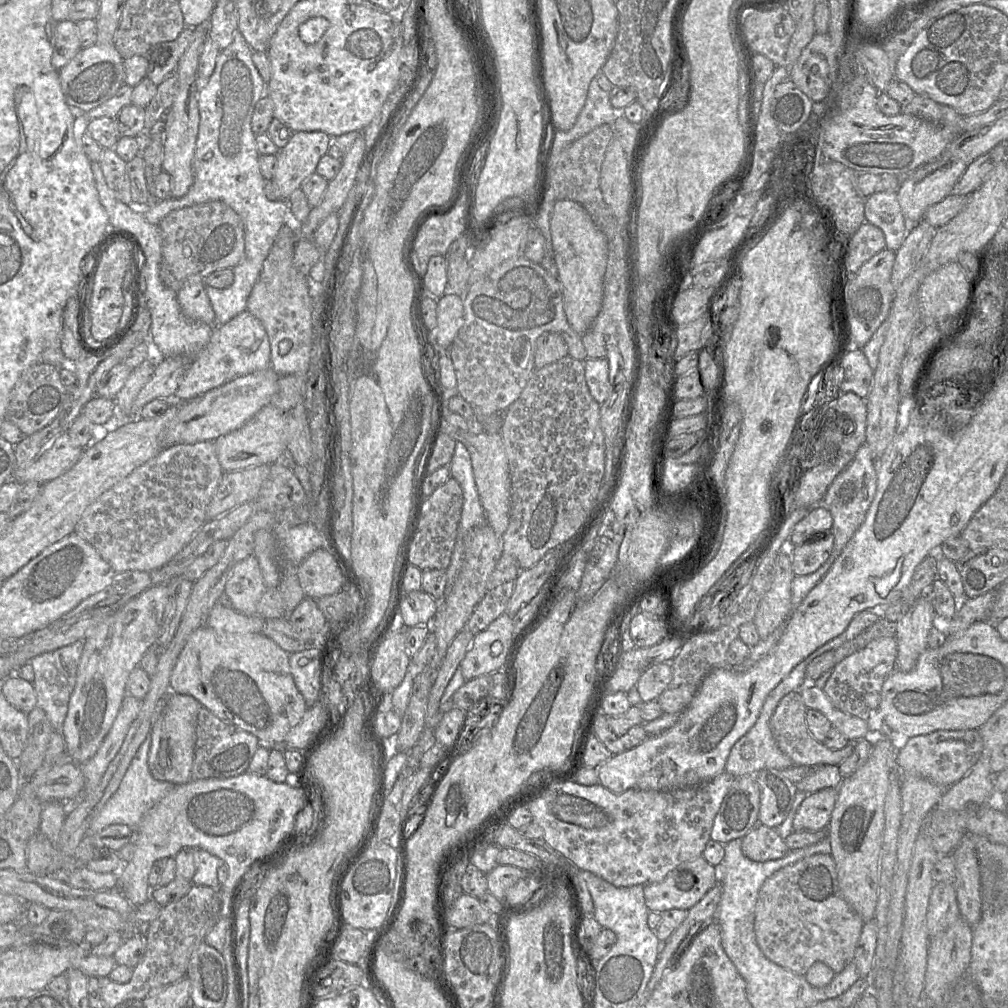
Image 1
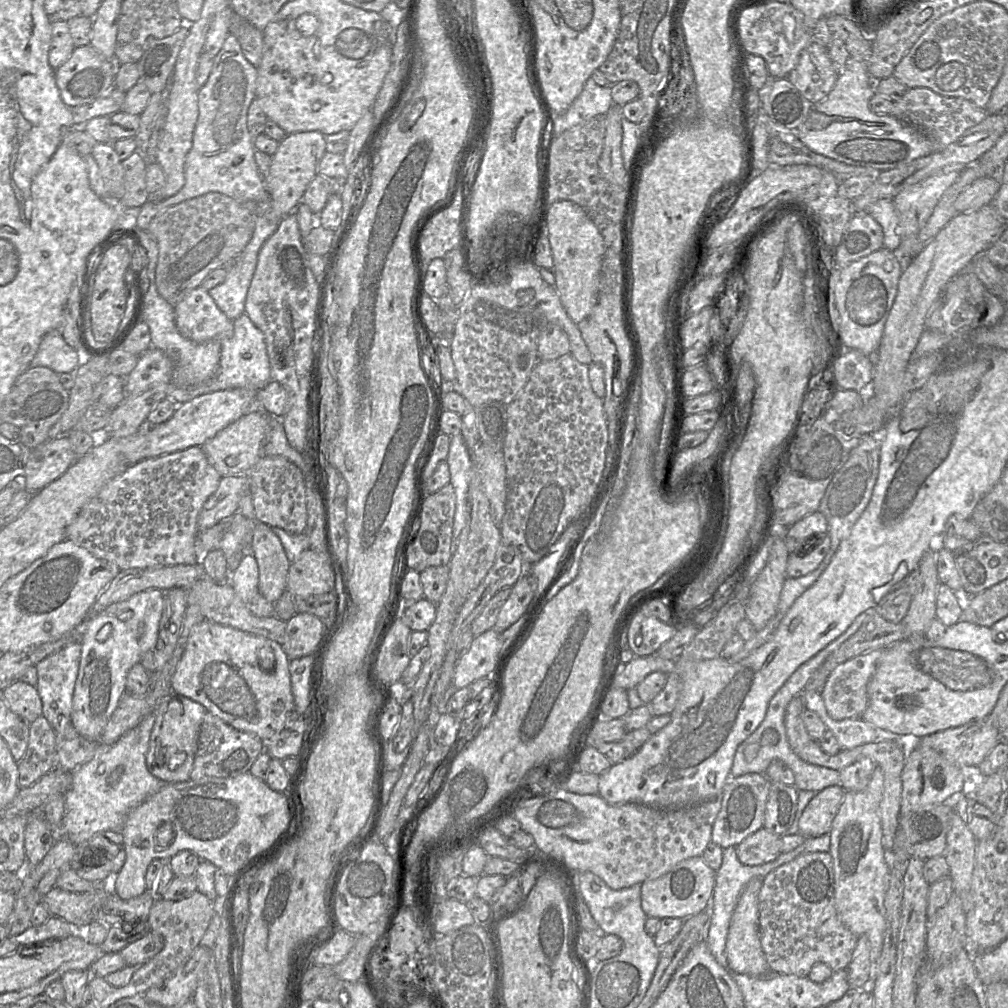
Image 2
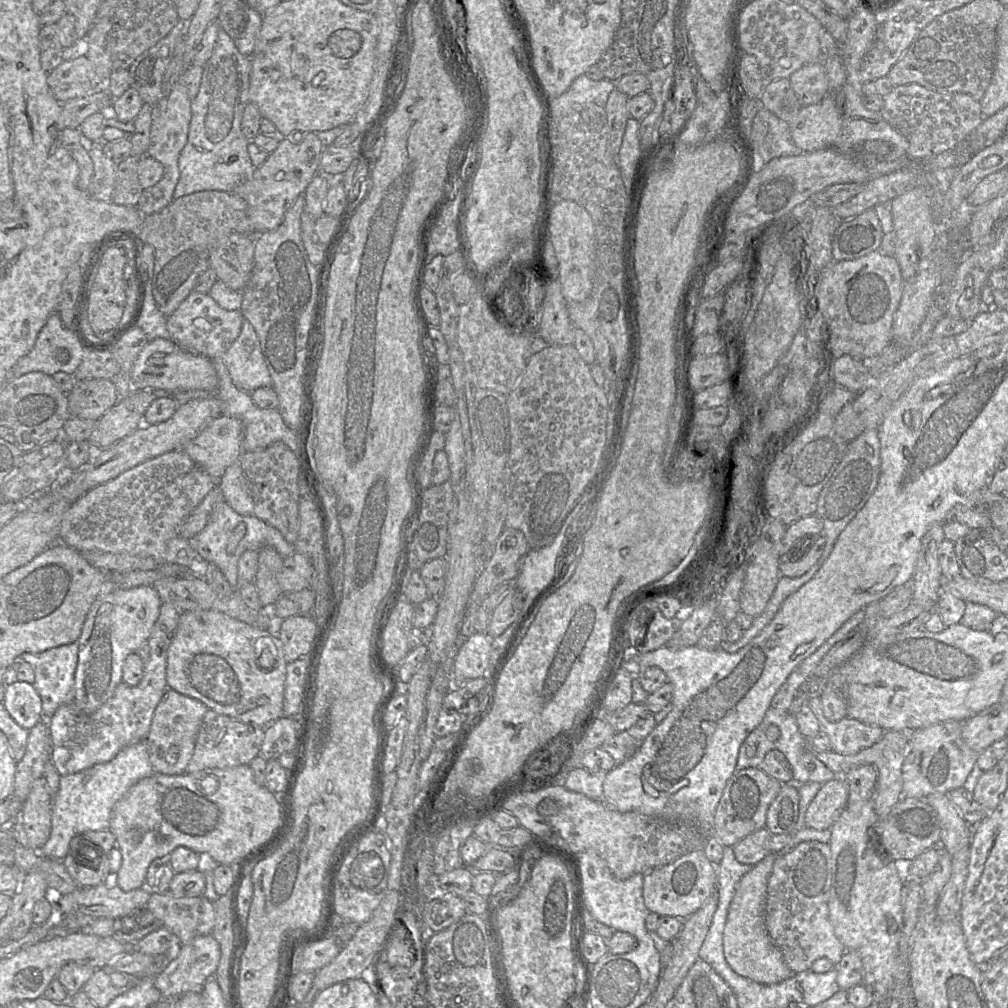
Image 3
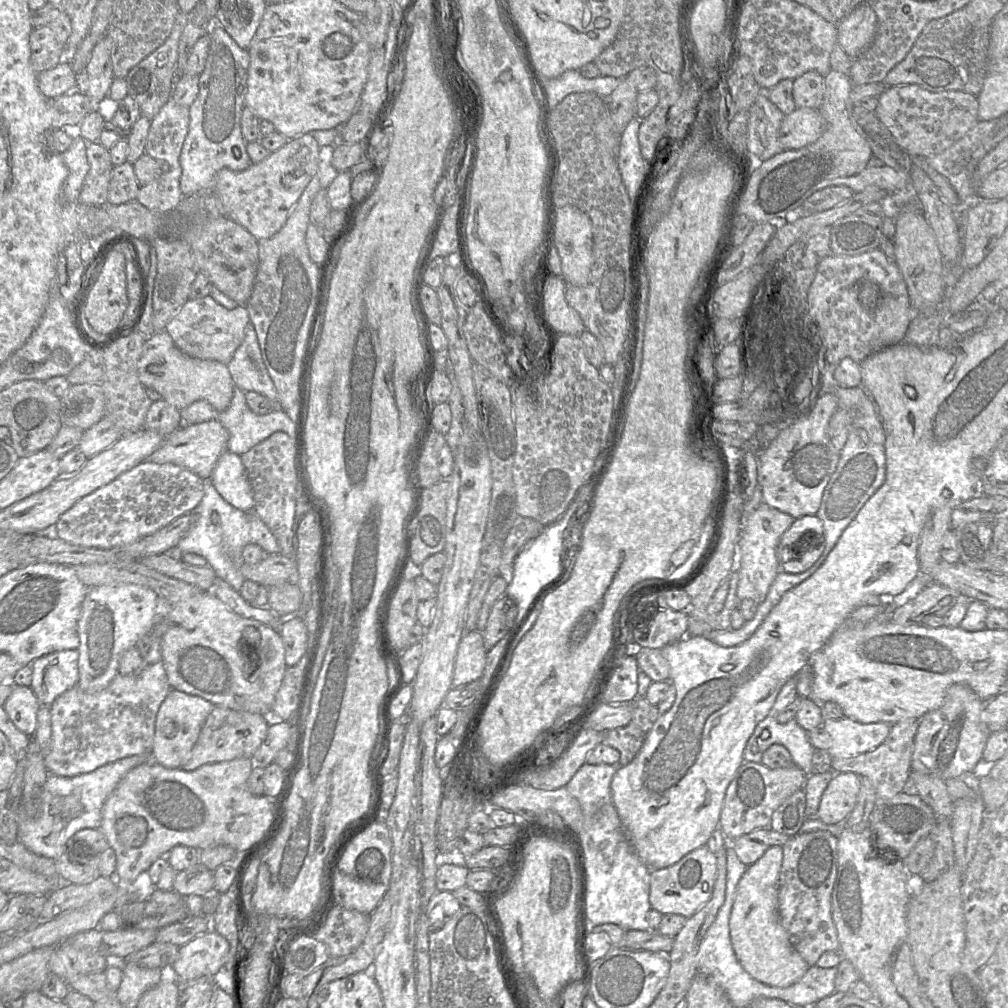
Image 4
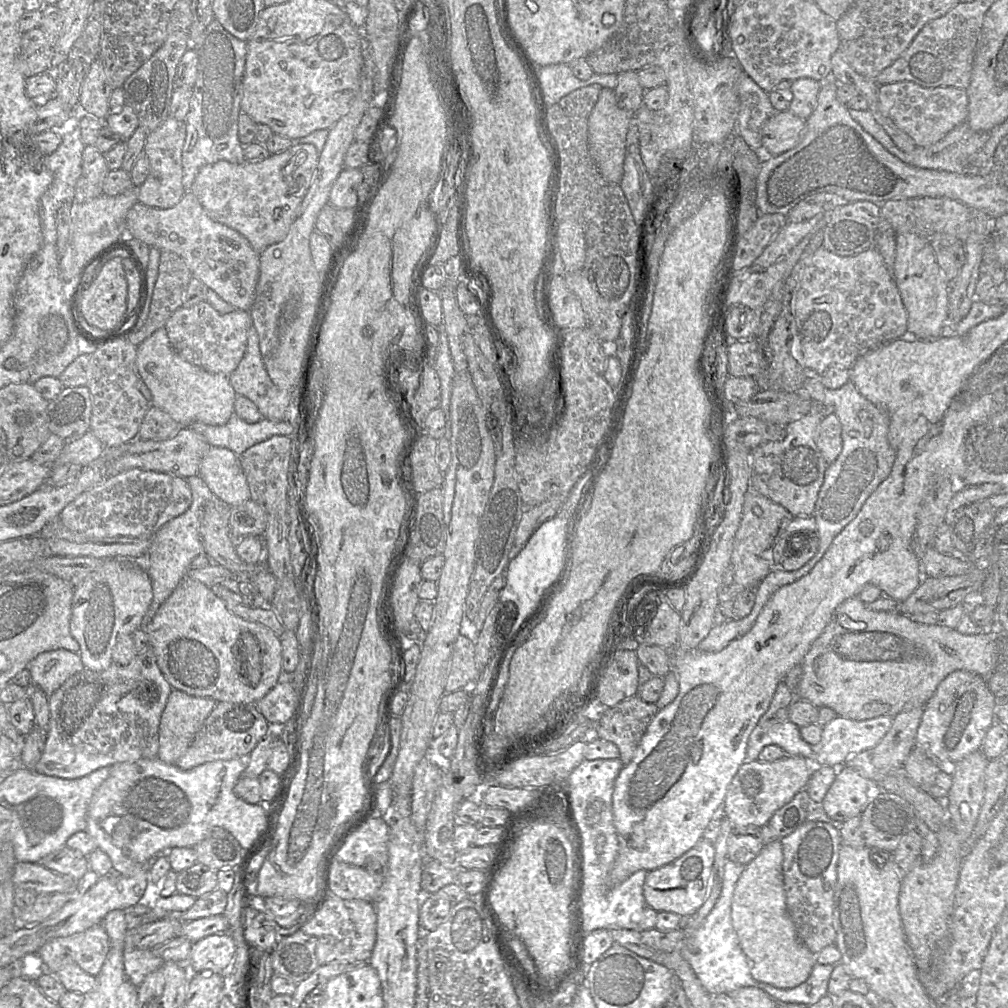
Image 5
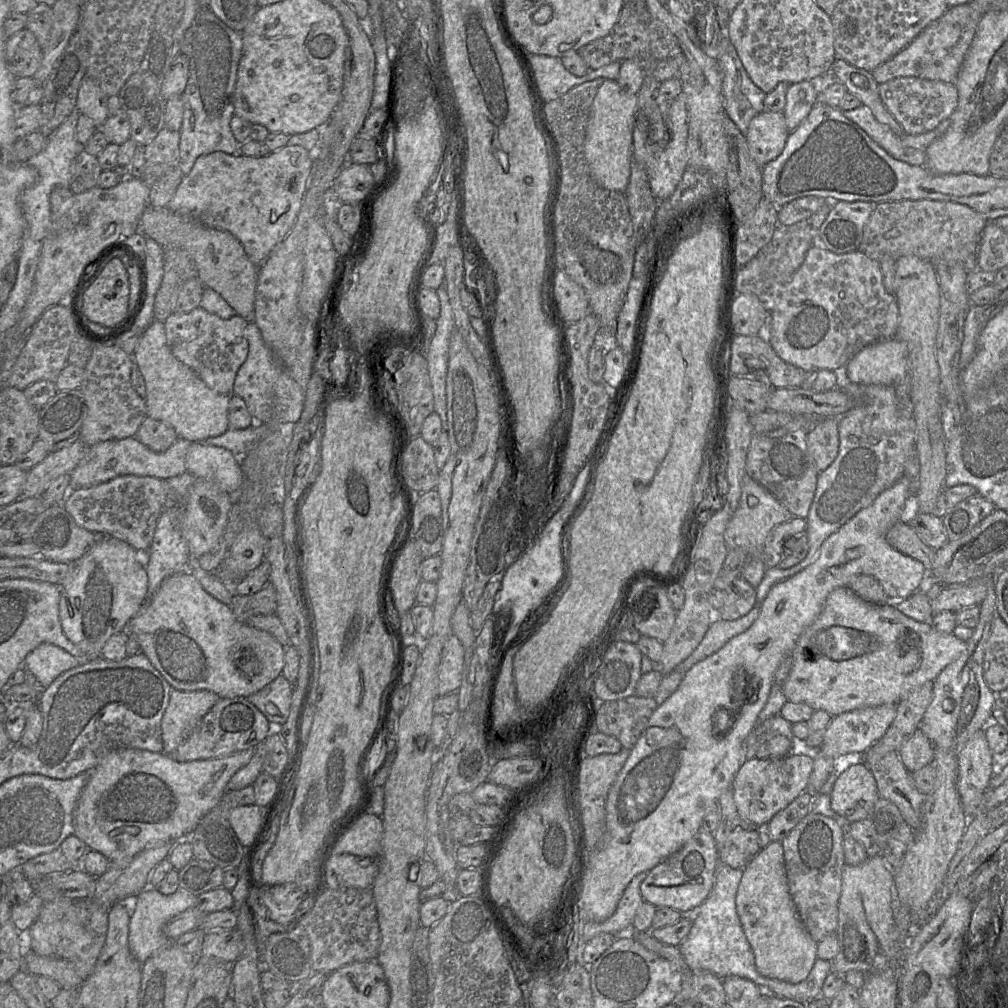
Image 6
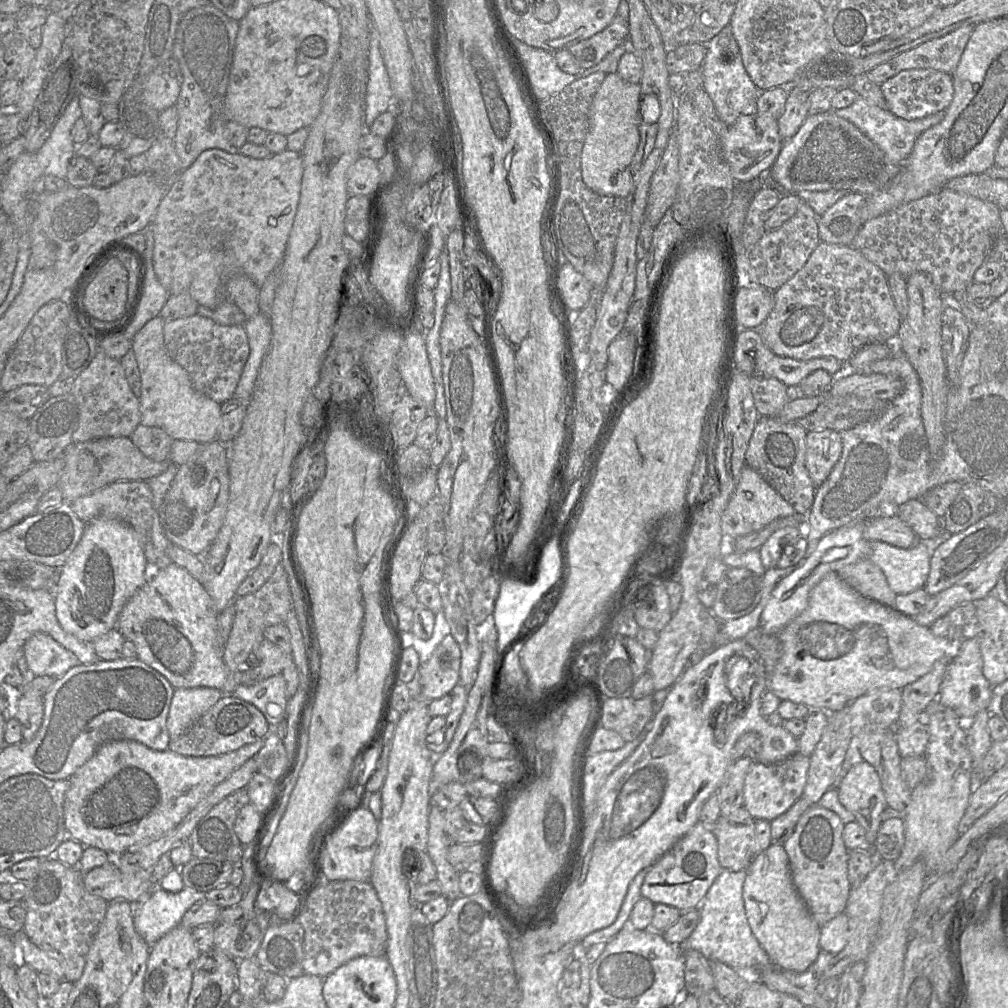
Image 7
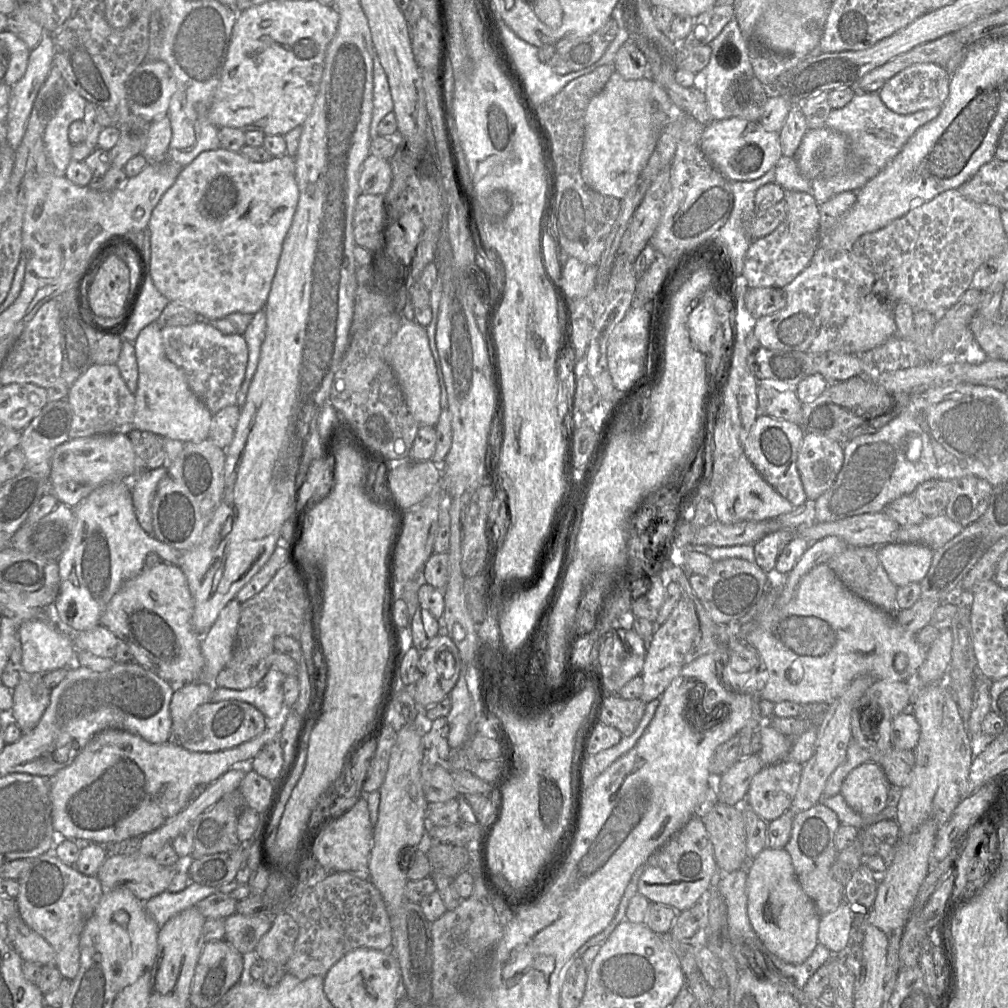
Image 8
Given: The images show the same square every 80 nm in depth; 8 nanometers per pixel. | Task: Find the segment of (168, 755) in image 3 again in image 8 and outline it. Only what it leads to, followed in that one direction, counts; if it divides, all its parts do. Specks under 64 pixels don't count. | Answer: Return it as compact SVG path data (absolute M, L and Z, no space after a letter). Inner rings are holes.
M193 682L183 686L176 686L170 703L172 721L186 720L200 706L208 703L216 687L214 684Z

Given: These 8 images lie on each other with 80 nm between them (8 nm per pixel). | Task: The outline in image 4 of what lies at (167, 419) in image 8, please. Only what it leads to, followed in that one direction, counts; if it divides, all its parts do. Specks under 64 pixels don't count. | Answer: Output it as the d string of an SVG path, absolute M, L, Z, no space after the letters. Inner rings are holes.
M160 330L146 337L137 367L138 377L143 386L156 390L165 401L180 411L198 400L208 402L217 411L226 410L231 403L235 383L227 365L216 360L205 360L188 356L177 347L165 330Z

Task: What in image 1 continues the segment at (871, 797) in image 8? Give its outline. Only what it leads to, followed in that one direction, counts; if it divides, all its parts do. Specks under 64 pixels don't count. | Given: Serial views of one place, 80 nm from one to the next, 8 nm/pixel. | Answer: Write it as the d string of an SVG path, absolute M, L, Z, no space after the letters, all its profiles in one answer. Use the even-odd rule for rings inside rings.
M823 789L811 793L802 802L793 819L796 832L827 830L835 807L838 789Z

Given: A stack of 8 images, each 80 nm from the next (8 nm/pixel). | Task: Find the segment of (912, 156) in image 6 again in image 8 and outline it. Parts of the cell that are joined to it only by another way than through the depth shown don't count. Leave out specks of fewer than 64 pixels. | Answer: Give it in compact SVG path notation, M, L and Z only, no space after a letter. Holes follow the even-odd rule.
M856 92L844 107L830 111L825 126L844 134L854 157L861 164L877 167L879 172L900 152L915 131L937 117L940 111L941 107L934 107L910 114L897 114L886 107L878 92Z

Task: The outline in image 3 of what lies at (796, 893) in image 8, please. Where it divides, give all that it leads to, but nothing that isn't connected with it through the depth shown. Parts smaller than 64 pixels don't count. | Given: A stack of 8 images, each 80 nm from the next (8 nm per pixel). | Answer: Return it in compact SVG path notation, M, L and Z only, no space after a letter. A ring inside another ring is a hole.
M771 852L741 878L723 932L724 956L731 969L764 985L782 982L794 974L785 964L781 952L771 942L764 924L767 883L776 858L777 854Z

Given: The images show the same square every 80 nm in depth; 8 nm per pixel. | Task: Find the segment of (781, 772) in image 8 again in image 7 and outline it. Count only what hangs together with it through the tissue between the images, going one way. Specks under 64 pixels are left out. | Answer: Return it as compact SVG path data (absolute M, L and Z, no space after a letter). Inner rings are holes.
M795 753L788 759L775 764L763 764L754 761L744 781L743 808L754 820L771 822L785 813L802 797L809 766L810 757L800 753Z

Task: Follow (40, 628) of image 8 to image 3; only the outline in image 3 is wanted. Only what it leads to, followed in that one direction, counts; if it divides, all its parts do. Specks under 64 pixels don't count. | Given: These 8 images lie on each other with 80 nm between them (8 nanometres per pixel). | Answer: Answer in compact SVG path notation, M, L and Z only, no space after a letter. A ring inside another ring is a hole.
M74 642L30 658L35 671L33 686L42 700L42 720L50 720L61 705L74 702L78 652L78 642Z

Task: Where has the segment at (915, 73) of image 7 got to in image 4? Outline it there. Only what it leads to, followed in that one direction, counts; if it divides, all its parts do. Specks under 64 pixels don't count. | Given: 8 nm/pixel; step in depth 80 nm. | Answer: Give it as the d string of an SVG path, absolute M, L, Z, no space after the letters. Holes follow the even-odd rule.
M917 84L888 86L878 96L875 114L898 147L909 156L936 155L965 135L978 121L977 97L962 91L931 92Z

